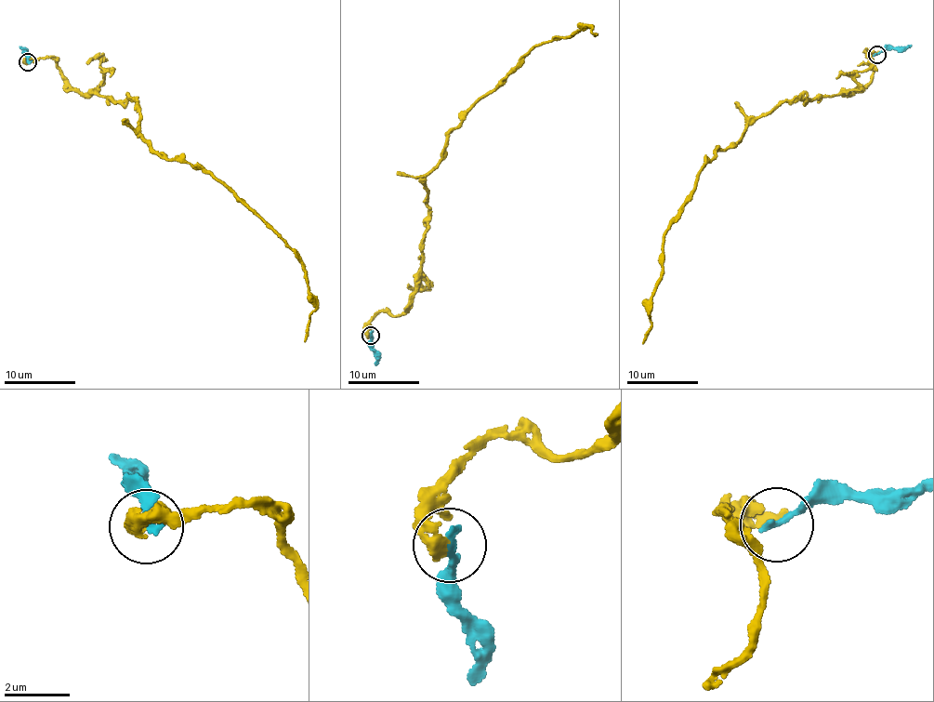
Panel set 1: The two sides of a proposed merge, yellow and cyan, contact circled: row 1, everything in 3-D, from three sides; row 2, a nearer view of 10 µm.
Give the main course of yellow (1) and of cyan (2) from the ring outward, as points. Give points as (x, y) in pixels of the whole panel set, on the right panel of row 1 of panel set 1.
1: (877, 54), (865, 50), (873, 73), (864, 88), (780, 103), (704, 161), (670, 221), (642, 343)
2: (877, 54), (912, 46)

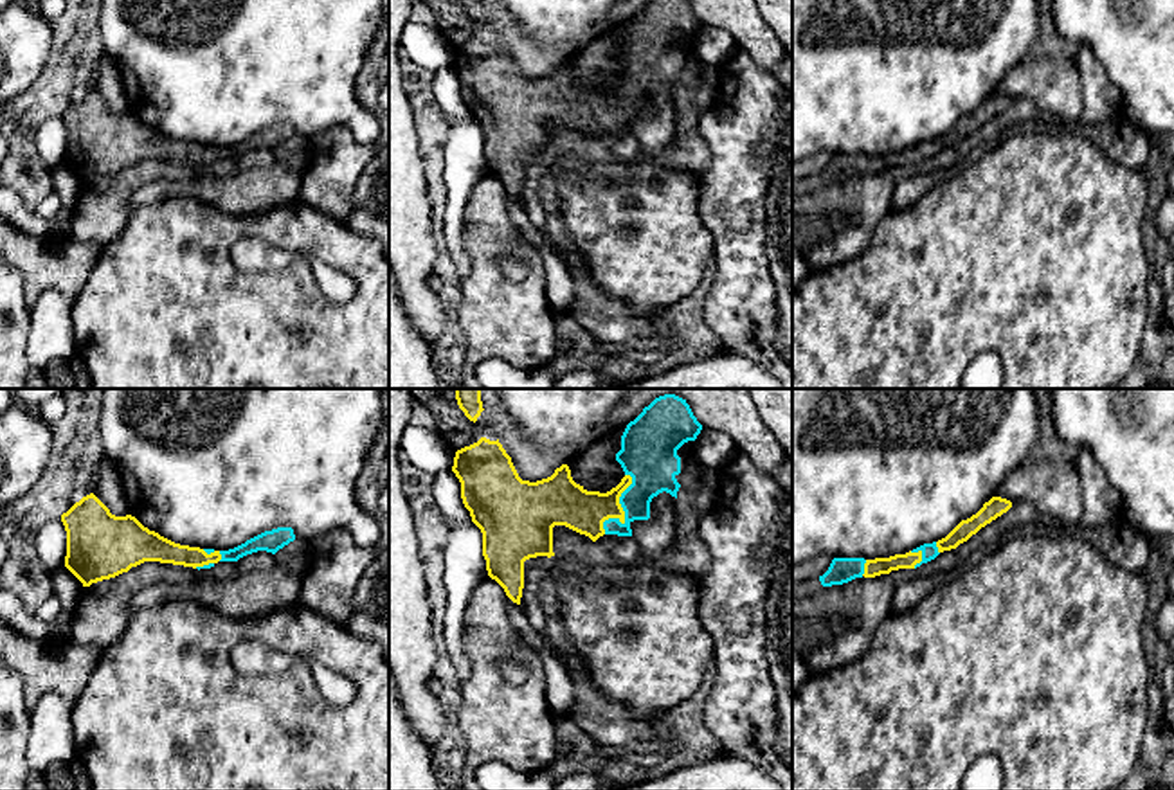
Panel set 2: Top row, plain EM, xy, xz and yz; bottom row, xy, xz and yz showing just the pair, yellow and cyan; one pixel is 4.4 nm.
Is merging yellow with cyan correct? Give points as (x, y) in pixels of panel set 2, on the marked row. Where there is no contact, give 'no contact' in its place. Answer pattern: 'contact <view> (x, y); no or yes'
contact xz (623, 513); yes

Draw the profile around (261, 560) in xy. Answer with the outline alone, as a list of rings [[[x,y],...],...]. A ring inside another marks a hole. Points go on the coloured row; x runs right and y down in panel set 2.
[[[266,551],[247,554],[236,561],[238,572],[266,570],[277,563],[277,556]]]

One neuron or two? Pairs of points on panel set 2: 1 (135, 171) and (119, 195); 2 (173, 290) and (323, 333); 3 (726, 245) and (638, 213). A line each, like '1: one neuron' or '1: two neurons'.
1: one neuron
2: one neuron
3: two neurons

